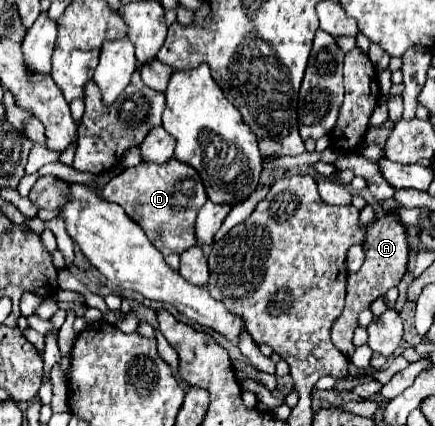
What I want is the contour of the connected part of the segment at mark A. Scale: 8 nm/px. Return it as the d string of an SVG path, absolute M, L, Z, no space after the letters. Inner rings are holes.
M388 213L388 215L380 217L380 219L376 219L368 227L368 237L366 237L366 243L364 243L364 253L366 253L366 259L364 259L360 271L348 275L346 307L344 307L342 315L332 325L332 343L346 357L352 357L352 353L354 353L352 335L354 335L354 329L358 327L358 315L360 315L360 311L364 311L366 307L370 307L370 303L374 299L382 297L390 287L396 287L400 283L400 279L404 277L404 273L406 273L408 237L406 237L404 225L398 223L398 219L396 219L394 213Z

